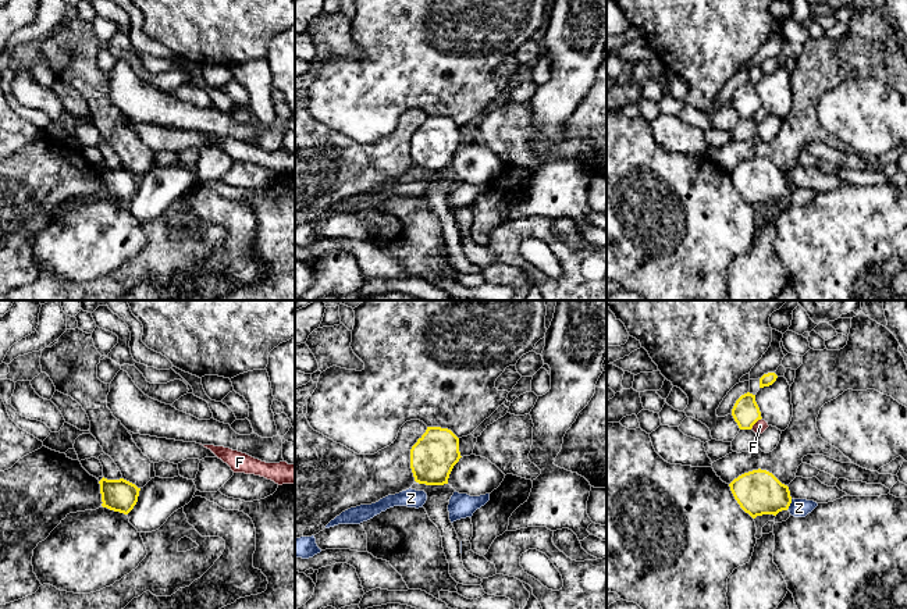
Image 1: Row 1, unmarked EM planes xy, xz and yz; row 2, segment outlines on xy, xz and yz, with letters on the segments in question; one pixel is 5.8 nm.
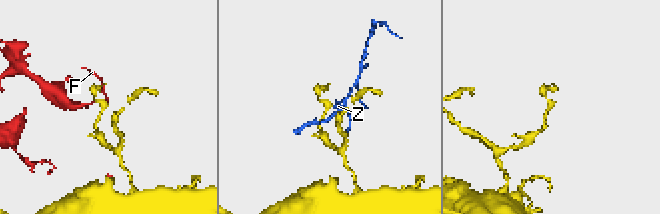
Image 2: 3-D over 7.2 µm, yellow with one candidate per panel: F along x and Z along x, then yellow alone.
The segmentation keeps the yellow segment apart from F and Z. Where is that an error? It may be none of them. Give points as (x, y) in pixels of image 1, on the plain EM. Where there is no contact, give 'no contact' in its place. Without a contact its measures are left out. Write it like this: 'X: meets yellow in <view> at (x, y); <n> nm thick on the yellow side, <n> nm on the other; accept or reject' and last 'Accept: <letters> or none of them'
F: meets yellow in yz at (756, 110); 160 nm thick on the yellow side, 70 nm on the other; reject
Z: meets yellow in yz at (790, 191); 260 nm thick on the yellow side, 110 nm on the other; reject
Accept: none of them

